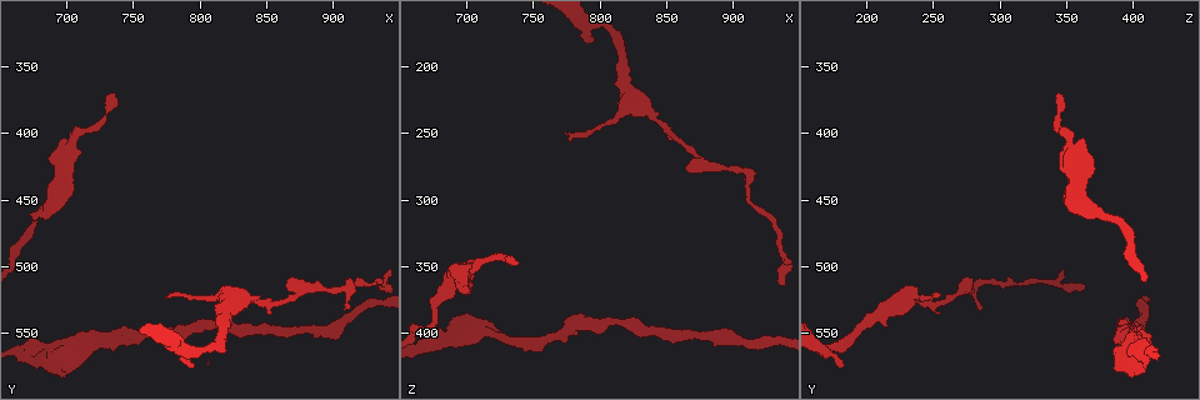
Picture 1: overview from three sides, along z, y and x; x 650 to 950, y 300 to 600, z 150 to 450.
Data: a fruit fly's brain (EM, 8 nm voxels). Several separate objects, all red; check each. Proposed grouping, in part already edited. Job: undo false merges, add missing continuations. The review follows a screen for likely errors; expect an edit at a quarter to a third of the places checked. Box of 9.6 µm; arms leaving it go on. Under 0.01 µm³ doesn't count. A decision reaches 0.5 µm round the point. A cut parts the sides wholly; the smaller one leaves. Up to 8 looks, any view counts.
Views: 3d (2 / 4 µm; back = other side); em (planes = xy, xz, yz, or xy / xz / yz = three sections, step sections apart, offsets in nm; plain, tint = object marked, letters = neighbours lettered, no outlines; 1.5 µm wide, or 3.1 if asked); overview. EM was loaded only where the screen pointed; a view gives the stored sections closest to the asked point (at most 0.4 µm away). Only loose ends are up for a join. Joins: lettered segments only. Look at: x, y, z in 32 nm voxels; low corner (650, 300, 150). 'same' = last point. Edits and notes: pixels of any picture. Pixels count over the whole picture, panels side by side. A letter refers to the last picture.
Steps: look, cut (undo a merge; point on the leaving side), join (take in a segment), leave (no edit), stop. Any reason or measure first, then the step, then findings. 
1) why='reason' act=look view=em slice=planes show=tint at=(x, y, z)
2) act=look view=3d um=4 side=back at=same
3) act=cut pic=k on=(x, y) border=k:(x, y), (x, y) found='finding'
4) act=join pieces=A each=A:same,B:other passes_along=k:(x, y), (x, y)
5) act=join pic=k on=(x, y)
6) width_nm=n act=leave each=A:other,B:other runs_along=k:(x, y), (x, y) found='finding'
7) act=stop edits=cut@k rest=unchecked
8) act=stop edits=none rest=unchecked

why='end of a long branch' act=look view=3d um=4 at=(934, 512, 366)

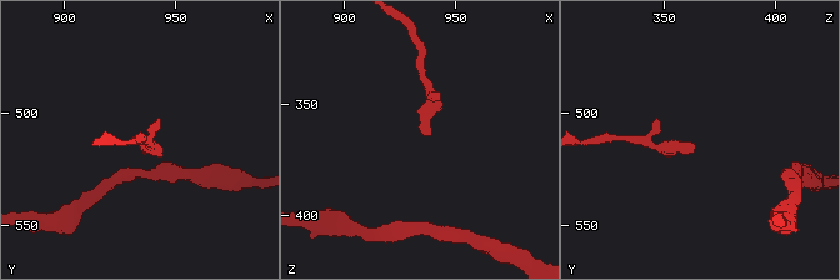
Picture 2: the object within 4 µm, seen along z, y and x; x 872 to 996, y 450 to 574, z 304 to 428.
why='shape alone is not enough' act=look view=em slice=xz step=4 show=letters at=(937, 514, 363)

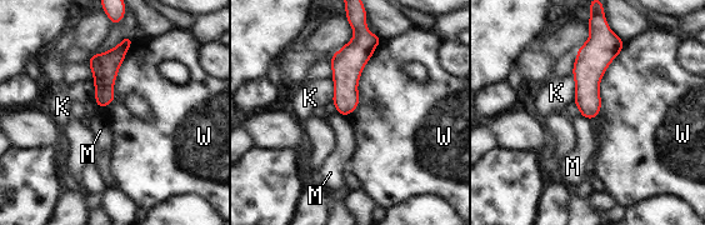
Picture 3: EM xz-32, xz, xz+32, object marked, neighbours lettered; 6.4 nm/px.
why='another direction' act=look view=em slice=planes show=letters at=same

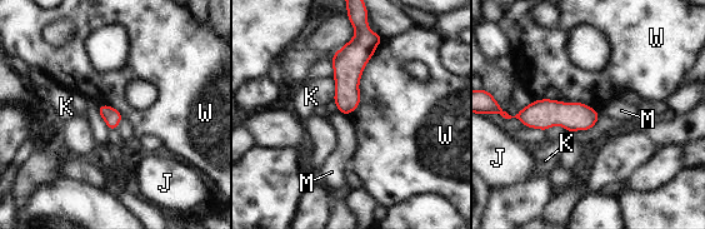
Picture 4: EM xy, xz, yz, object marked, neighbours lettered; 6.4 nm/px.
width_nm=110 act=leave each=J:other,K:other,M:other,W:other runs_along=4:(520, 115), (595, 115) found='none of them fits'

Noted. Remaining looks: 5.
act=look view=em slice=planes show=tint at=(904, 516, 280)

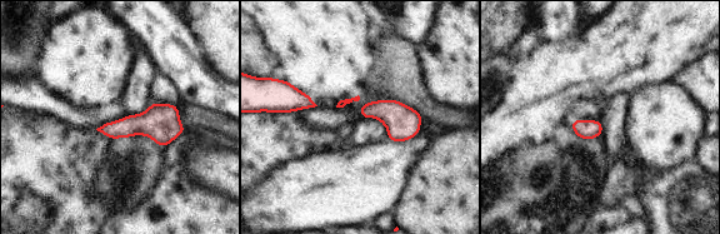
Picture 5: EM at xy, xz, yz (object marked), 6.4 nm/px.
act=look view=em slice=planes show=letters at=same

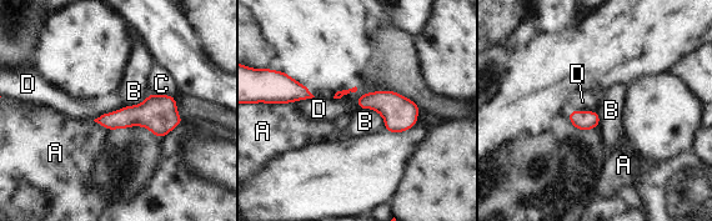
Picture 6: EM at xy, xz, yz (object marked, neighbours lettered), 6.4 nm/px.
width_nm=130 longest_contact=B:220nm act=leave each=A:other,B:other,C:other,D:other found='one cell here'

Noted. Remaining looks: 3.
why='free end' act=look view=3d um=4 at=(700, 406, 360)

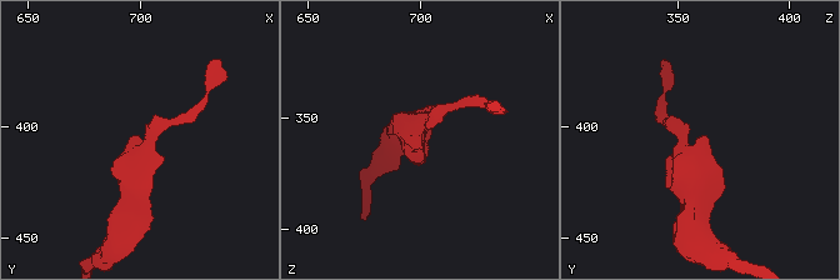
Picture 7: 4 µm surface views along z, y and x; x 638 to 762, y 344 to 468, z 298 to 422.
why='need the tissue' act=look view=em slice=planes show=plain at=(700, 403, 363)

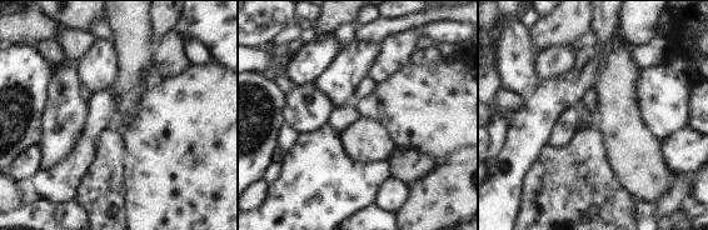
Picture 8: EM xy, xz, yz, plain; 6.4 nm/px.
why='what lies round it' act=look view=em slice=planes show=letters at=same

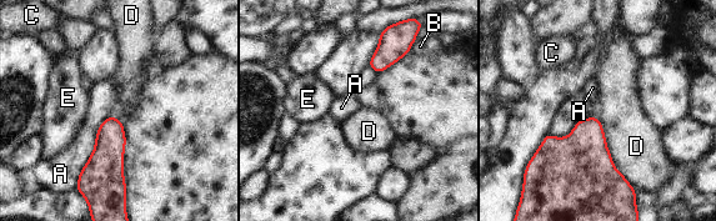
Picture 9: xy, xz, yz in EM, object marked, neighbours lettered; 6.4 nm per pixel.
width_nm=160 act=leave each=A:other,B:other,C:other,D:other,E:other border=9:(597, 116), (612, 164), (634, 190) found='none of them fits'

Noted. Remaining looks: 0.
act=stop edits=none rest=unchecked

